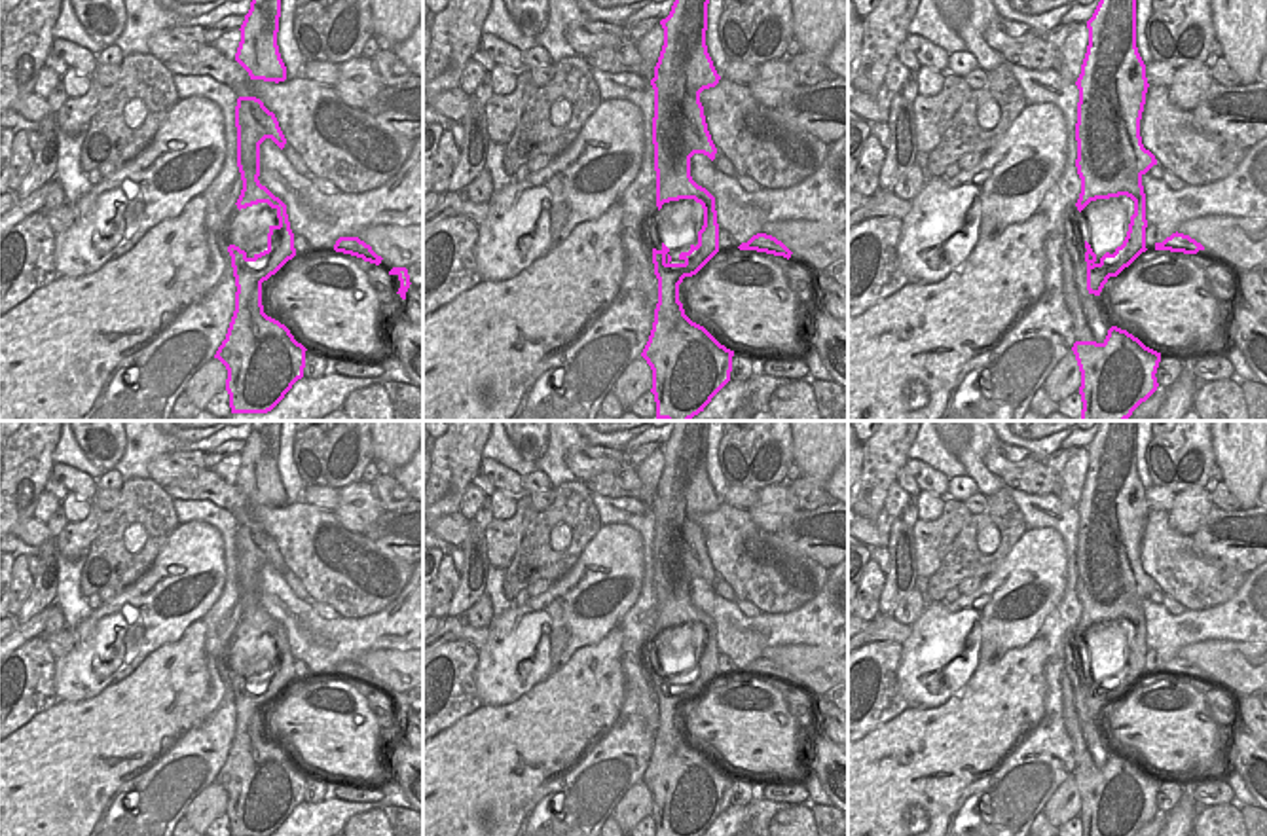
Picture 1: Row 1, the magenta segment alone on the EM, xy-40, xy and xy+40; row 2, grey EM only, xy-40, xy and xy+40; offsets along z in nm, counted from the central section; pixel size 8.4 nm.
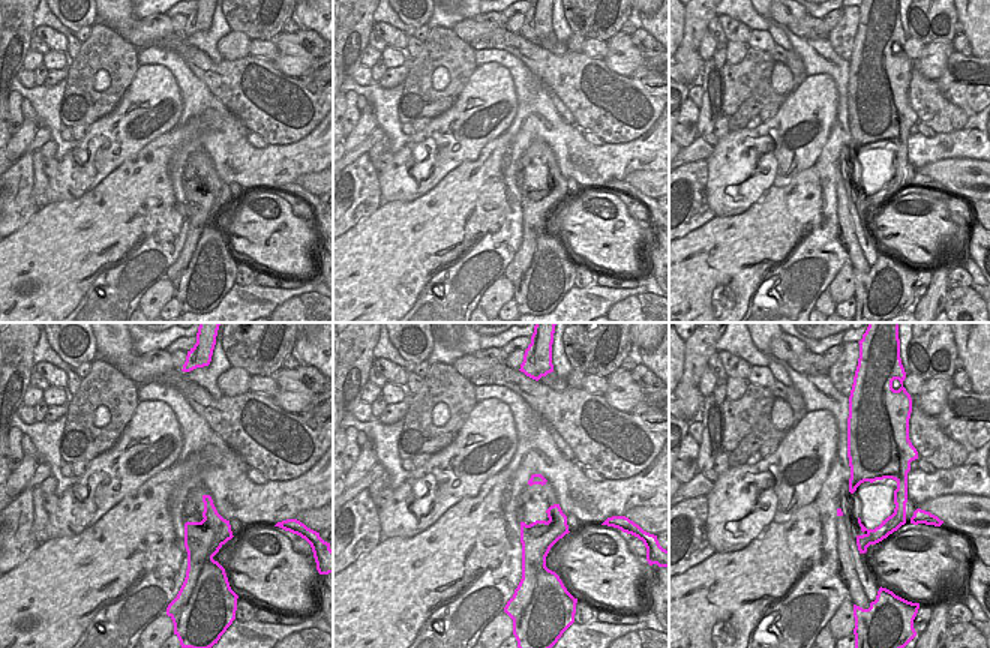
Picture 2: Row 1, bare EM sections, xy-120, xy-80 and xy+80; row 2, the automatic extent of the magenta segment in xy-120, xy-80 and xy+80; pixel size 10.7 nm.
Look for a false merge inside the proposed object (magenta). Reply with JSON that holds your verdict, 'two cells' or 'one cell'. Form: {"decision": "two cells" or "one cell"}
{"decision": "two cells"}

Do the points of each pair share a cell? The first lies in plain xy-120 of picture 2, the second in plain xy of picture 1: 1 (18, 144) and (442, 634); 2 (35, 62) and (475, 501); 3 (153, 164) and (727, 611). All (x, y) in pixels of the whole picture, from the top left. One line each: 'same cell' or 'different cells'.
1: different cells
2: same cell
3: different cells

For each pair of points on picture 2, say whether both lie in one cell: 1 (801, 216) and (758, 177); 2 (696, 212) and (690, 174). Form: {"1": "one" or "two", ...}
{"1": "two", "2": "one"}

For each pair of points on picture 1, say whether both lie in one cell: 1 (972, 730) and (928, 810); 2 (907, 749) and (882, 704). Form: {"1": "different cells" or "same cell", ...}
{"1": "same cell", "2": "different cells"}

